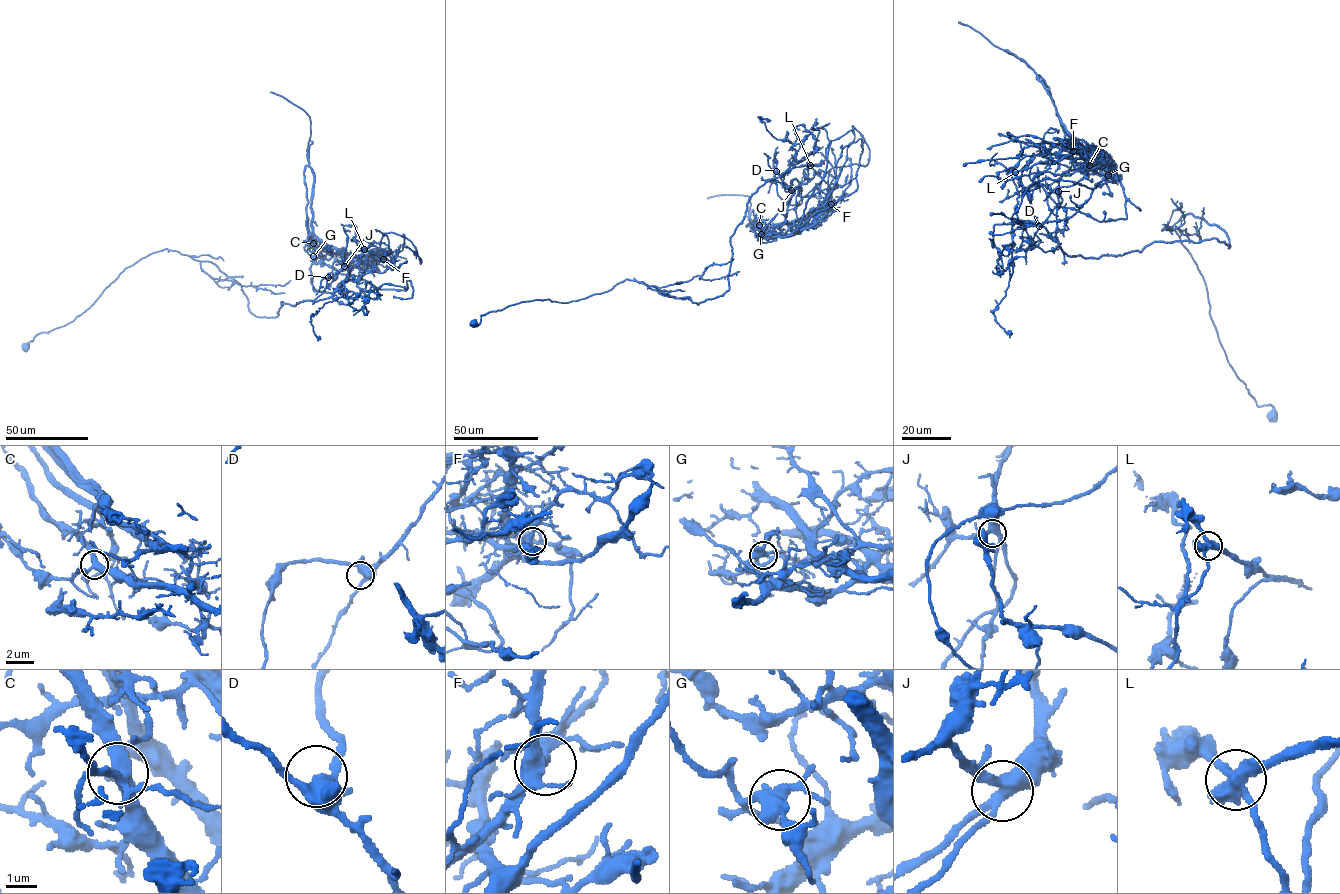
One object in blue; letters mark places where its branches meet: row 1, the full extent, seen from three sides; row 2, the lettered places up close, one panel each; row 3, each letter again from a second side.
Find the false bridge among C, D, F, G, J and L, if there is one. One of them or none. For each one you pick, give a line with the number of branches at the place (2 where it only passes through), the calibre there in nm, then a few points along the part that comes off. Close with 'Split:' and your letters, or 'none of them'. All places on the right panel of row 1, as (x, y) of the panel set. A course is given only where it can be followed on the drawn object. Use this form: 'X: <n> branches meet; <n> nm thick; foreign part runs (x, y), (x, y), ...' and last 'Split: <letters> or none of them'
L: 4 branches meet; 440 nm thick; foreign part runs (1015, 172), (1070, 256), (1228, 249), (1224, 229), (1189, 213), (1162, 229), (1196, 264), (1226, 359), (1271, 421)
Split: L

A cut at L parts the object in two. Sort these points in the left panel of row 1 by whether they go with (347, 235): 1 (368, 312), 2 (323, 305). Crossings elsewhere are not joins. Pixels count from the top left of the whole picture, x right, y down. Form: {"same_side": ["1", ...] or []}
{"same_side": ["1", "2"]}

